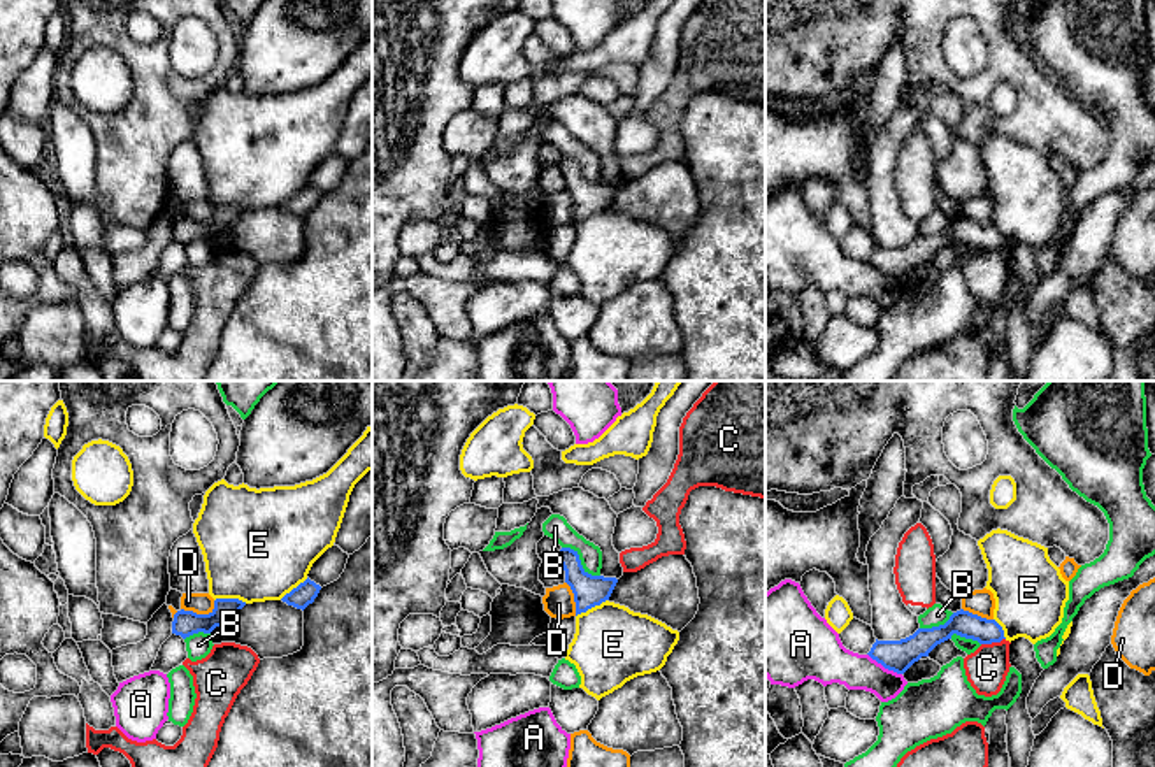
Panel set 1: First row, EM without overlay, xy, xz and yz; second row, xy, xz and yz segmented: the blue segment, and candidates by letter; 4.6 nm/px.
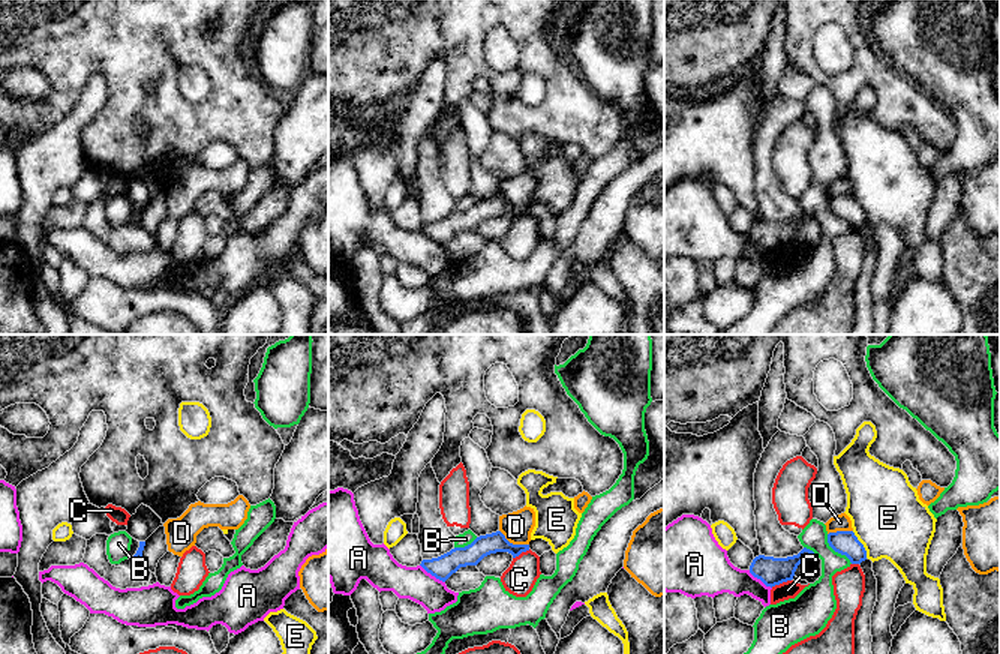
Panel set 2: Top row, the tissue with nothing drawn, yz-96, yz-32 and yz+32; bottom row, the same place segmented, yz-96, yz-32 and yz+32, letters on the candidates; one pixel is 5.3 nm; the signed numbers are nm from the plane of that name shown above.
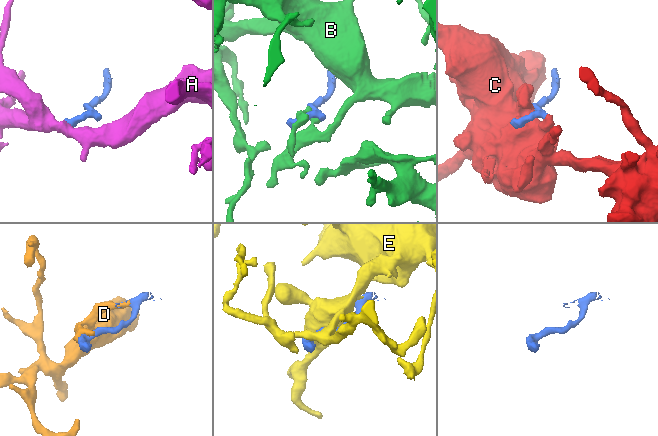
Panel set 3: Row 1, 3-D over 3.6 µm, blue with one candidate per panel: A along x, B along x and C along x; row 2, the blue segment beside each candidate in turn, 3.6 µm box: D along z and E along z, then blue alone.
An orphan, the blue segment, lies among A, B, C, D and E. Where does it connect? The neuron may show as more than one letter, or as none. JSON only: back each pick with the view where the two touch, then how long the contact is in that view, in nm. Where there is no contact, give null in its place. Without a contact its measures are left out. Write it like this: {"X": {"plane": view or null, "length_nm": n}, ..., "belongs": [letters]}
{"D": {"plane": "xy", "length_nm": 170}, "belongs": ["D"]}

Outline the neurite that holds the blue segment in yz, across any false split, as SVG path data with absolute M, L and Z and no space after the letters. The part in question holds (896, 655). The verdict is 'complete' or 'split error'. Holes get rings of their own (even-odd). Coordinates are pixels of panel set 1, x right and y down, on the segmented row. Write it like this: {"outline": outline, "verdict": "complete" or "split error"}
{"outline": "M986 588L962 595L962 609L953 613L944 625L918 628L913 635L900 641L878 641L867 653L885 669L904 674L915 662L953 634L978 641L979 644L1001 642L1002 627L994 620L995 599Z", "verdict": "split error"}

